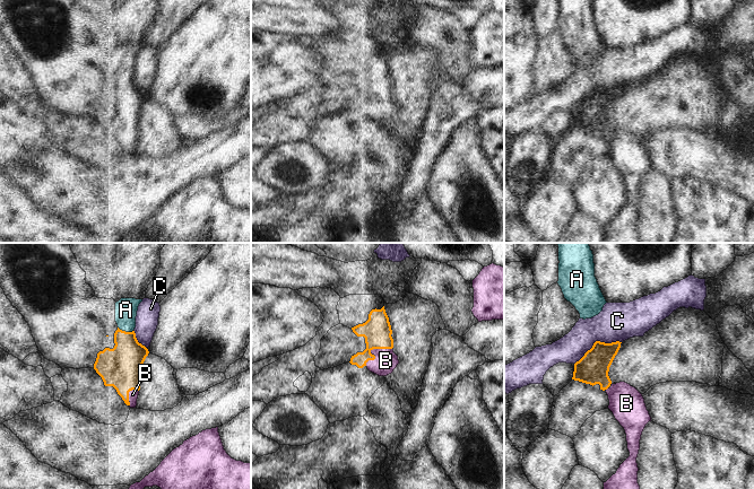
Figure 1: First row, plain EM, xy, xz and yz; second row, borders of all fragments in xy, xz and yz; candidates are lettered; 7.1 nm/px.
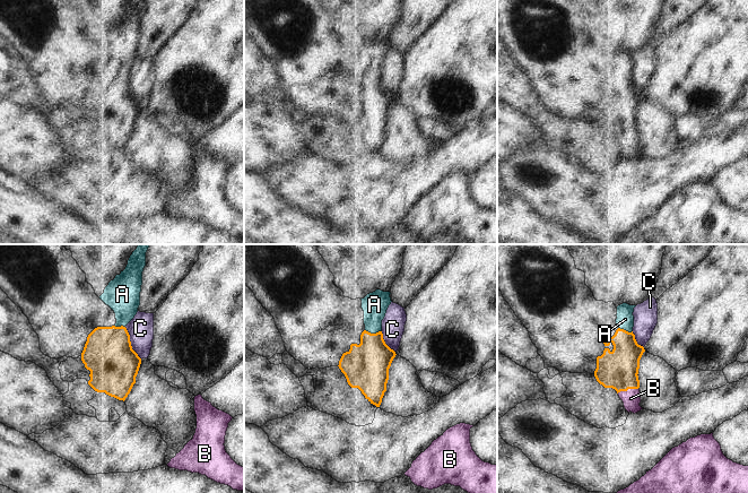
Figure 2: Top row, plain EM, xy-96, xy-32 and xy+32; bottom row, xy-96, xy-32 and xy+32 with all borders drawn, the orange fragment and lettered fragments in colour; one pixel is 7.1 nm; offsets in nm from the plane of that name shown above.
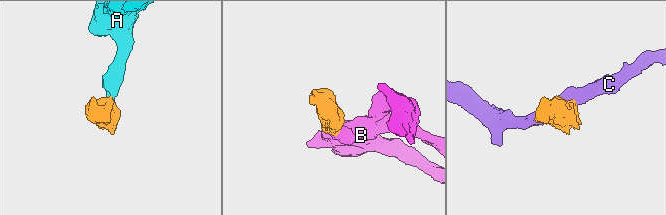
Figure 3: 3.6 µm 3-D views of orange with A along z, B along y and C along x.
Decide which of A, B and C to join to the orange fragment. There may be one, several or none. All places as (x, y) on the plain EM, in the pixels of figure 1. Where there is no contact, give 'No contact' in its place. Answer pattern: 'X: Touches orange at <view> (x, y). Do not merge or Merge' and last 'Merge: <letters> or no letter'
A: Touches orange at xy (124, 78). Merge
B: Touches orange at xz (372, 96). Merge
C: Touches orange at yz (597, 88). Do not merge
Merge: A, B.

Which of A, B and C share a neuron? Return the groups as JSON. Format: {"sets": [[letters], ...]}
{"sets": [["A", "B"], ["C"]]}

